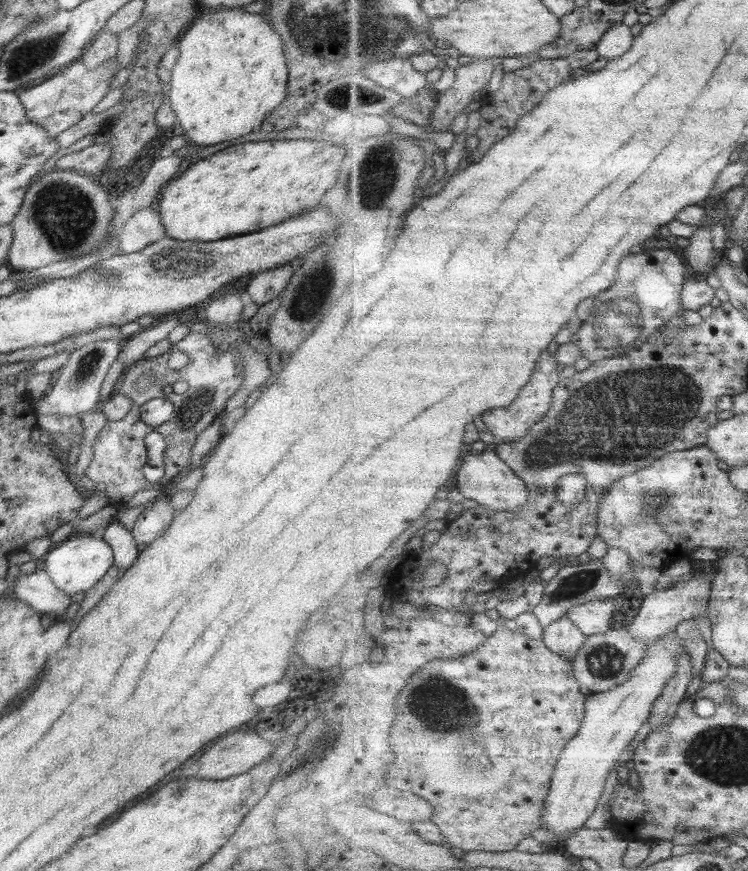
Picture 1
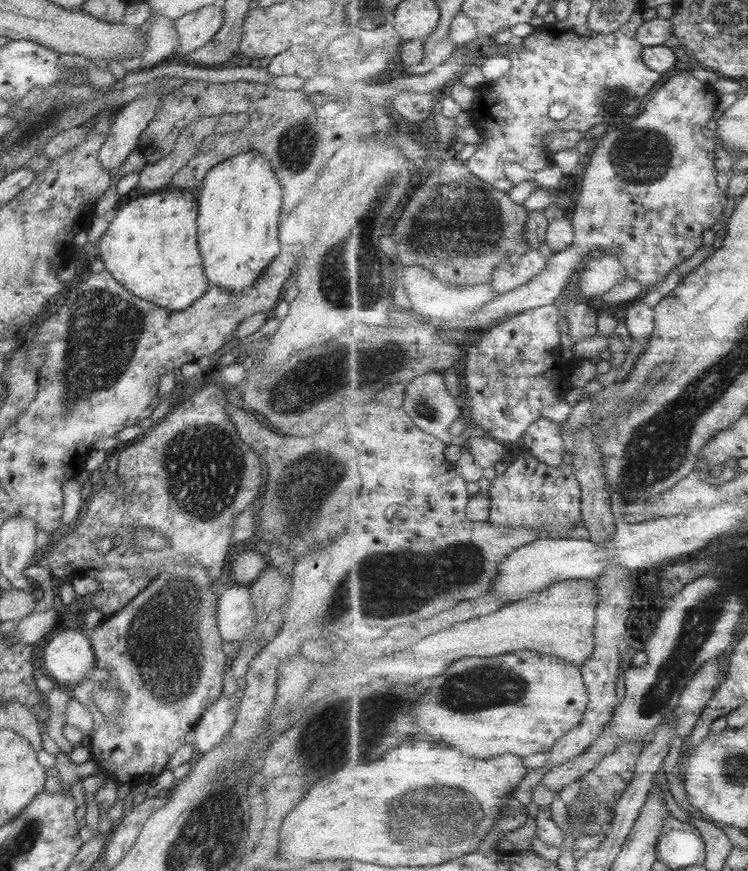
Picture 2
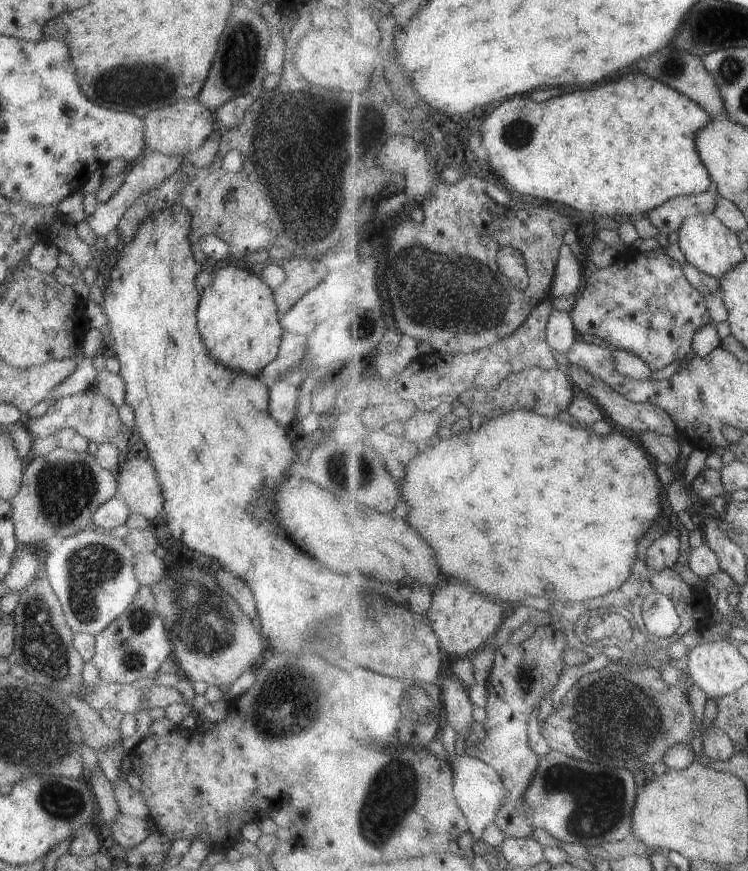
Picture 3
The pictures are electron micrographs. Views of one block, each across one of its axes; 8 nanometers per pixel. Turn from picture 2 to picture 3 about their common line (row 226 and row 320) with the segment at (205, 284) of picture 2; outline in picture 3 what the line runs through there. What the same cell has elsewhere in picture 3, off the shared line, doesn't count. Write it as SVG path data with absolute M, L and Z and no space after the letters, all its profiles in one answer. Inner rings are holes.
M179 202L162 212L150 214L150 218L146 218L134 232L134 240L118 247L120 258L110 274L110 286L103 290L101 306L108 317L113 342L108 352L120 361L119 375L126 384L125 400L136 414L134 428L148 448L149 460L154 464L160 482L166 532L190 549L220 560L226 570L248 580L262 618L261 635L267 644L270 642L286 652L300 650L320 624L318 620L322 620L322 616L342 612L346 602L352 602L352 592L358 592L360 602L360 592L366 586L376 594L406 604L412 613L428 616L434 604L435 589L392 582L384 584L364 574L336 574L298 550L292 542L284 540L286 536L282 534L282 528L270 514L268 496L274 480L290 472L290 466L301 454L292 445L286 428L270 415L269 385L260 377L234 372L224 364L218 364L202 342L196 326L201 296L194 284L202 265L196 262L190 246L192 216Z

